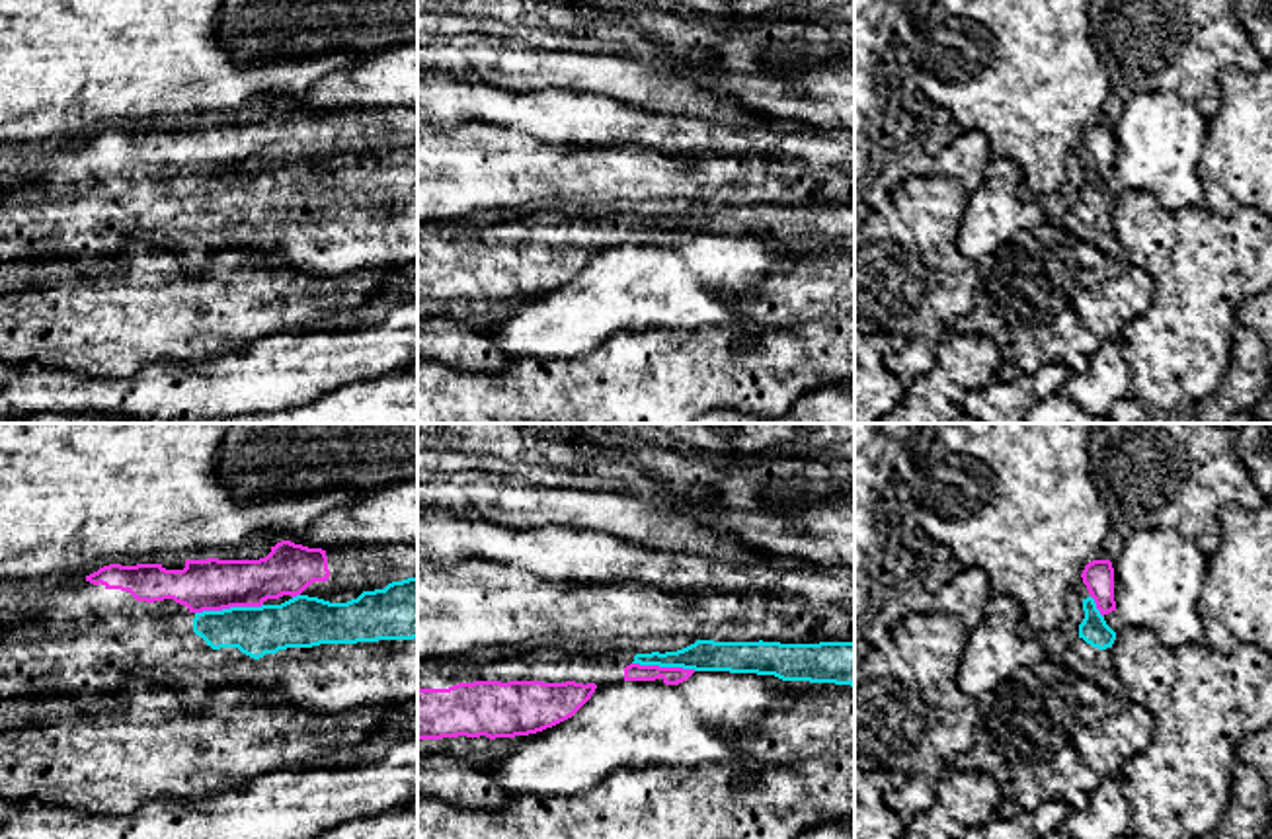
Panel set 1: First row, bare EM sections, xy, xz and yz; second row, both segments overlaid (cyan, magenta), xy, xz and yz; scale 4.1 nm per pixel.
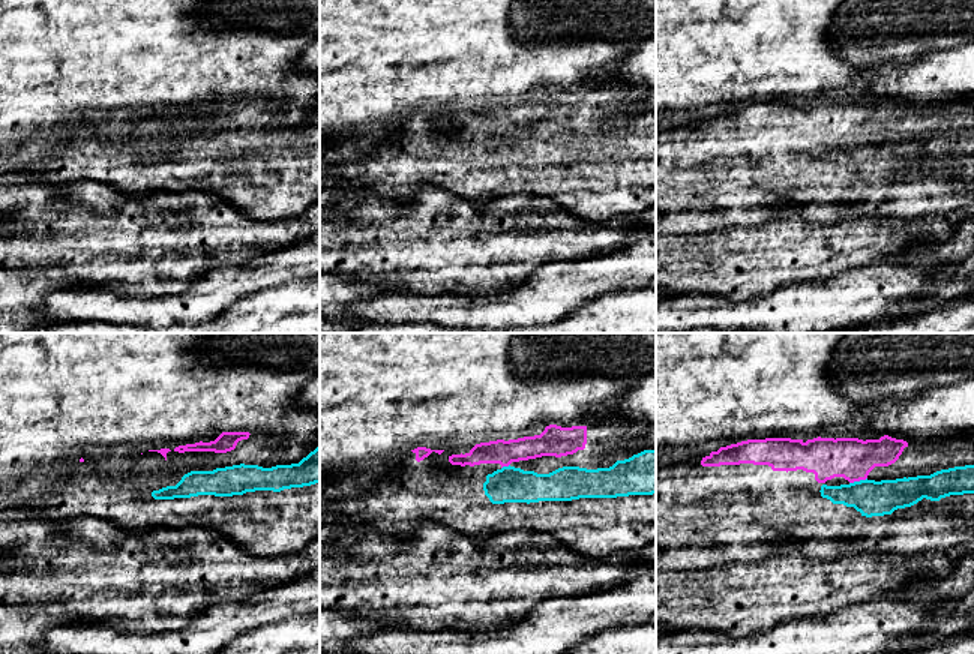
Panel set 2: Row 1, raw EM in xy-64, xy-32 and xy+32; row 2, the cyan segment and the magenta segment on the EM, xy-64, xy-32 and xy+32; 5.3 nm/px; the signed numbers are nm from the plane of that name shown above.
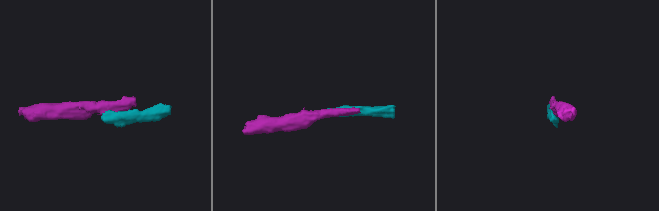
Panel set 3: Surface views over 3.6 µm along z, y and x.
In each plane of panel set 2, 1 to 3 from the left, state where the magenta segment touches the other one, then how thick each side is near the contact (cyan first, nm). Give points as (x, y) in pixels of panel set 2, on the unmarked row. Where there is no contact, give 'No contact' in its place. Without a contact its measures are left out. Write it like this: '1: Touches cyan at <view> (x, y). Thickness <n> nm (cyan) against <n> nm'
1: No contact
2: Touches cyan at xy-32 (505, 131). Thickness 190 nm (cyan) against 130 nm
3: Touches cyan at xy+32 (857, 146). Thickness 190 nm (cyan) against 220 nm

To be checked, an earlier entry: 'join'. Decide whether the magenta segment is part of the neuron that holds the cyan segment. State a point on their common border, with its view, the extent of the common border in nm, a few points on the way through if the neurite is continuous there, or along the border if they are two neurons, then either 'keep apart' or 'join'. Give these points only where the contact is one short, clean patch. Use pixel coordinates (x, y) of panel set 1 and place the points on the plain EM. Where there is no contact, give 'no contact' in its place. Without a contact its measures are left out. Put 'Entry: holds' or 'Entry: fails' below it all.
contact xy (231, 170); length 280 nm; join
Entry: holds

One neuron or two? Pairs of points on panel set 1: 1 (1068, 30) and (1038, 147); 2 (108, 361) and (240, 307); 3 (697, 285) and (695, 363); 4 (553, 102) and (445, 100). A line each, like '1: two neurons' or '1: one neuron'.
1: one neuron
2: one neuron
3: two neurons
4: one neuron

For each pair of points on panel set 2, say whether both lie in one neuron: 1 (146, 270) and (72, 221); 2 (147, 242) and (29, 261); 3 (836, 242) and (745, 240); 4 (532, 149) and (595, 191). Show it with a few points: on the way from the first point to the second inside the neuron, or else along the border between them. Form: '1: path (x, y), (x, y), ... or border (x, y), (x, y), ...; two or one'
1: path (128, 264), (107, 255), (90, 239); one
2: path (117, 242), (59, 243); one
3: path (817, 251), (769, 251); one
4: path (559, 149), (599, 149), (611, 164); one

